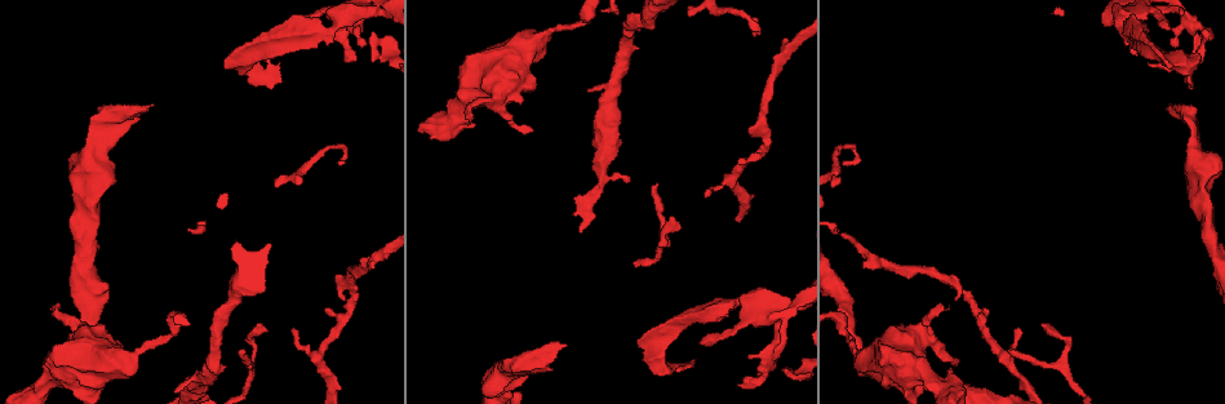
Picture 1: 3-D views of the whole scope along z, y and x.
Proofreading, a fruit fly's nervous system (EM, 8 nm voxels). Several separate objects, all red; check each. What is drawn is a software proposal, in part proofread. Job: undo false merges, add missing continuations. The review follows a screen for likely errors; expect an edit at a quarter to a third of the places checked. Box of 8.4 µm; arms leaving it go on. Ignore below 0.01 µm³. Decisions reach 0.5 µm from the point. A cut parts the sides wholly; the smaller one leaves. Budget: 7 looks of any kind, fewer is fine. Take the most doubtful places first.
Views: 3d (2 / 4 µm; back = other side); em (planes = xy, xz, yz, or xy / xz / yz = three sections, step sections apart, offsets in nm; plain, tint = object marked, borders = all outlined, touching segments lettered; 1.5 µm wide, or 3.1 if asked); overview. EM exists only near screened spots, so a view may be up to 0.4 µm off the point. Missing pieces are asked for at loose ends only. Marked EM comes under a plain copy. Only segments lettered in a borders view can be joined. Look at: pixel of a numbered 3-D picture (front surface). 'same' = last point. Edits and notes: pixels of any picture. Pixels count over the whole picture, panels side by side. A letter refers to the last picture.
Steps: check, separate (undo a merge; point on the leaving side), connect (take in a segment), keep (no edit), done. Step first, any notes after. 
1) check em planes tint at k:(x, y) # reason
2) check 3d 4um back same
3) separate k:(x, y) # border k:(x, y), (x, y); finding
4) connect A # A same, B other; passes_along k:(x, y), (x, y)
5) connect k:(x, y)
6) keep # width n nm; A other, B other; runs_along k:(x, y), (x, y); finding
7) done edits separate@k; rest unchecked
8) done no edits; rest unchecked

check em planes borders at 1:(566, 344) # free end

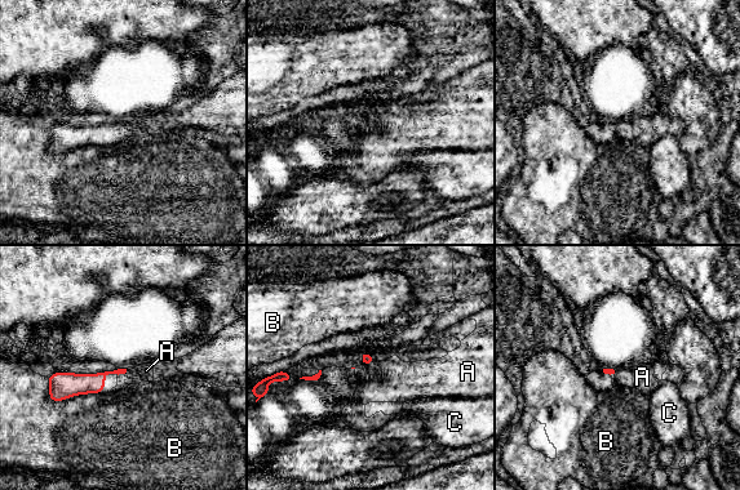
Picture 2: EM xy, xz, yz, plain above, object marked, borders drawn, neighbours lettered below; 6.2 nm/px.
connect A # A same, B other, C other; passes_along 2:(366, 359), (368, 362), (391, 381); the neuron continues

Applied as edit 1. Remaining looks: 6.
check em planes borders at 1:(927, 323) # calibre changes

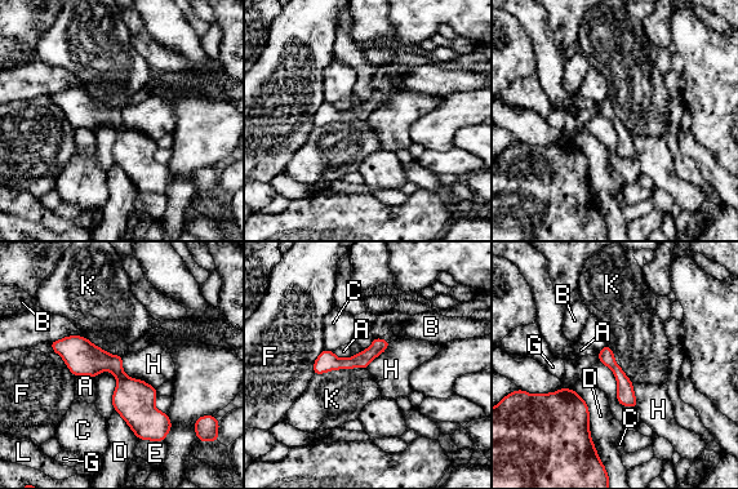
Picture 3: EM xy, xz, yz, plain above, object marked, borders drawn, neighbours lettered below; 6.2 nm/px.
keep # width 90 nm; A other, B other, C other, D other, E other, F other, G other, H other, K other, L other; border 3:(352, 368), (336, 368), (315, 374); all the same neuron

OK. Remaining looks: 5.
check em planes borders at 1:(675, 365) # an open end

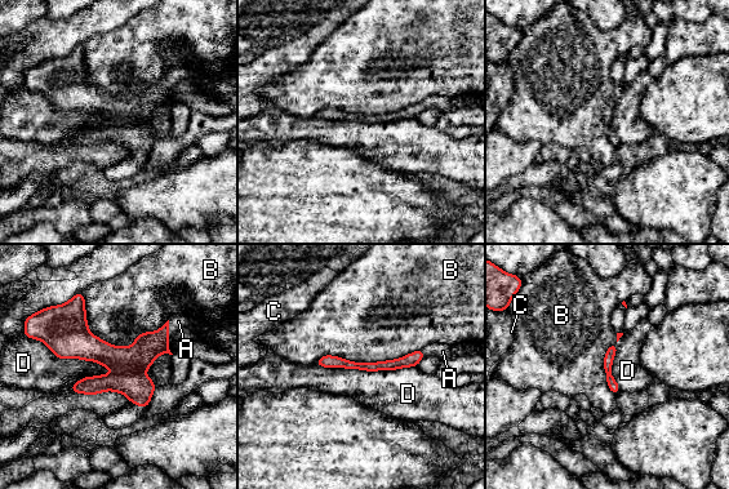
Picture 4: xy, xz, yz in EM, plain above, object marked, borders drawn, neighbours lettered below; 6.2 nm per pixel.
connect A # A same, B other, C other, D other; passes_along 4:(136, 359), (168, 337), (178, 321); the neuron continues

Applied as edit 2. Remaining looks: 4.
done edits connect@2, connect@4; rest unchecked

